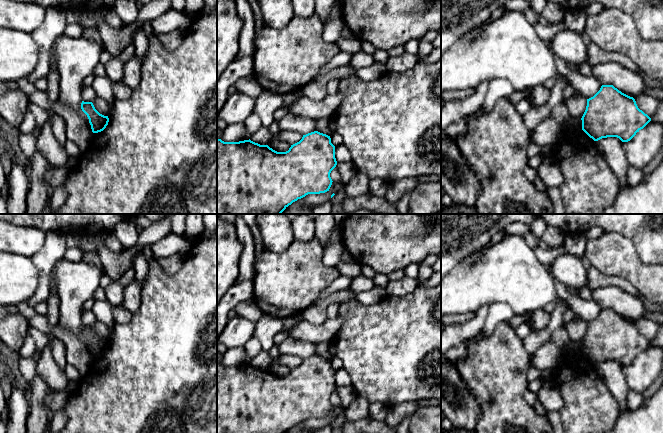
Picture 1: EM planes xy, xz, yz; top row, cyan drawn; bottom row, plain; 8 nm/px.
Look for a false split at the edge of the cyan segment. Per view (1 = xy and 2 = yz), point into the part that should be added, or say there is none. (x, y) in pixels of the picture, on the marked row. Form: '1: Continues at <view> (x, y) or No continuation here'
1: No continuation here
2: No continuation here

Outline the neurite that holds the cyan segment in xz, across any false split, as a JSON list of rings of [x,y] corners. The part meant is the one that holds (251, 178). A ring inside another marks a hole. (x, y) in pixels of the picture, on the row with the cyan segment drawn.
[[[314,131],[303,135],[302,139],[291,145],[286,152],[277,152],[268,145],[260,145],[253,141],[224,142],[217,139],[217,214],[281,214],[289,205],[308,194],[320,194],[329,191],[332,185],[331,171],[336,167],[335,146],[331,143],[330,136]]]

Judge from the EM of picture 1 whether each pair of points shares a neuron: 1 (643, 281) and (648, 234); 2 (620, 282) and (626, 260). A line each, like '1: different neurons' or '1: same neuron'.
1: different neurons
2: different neurons

